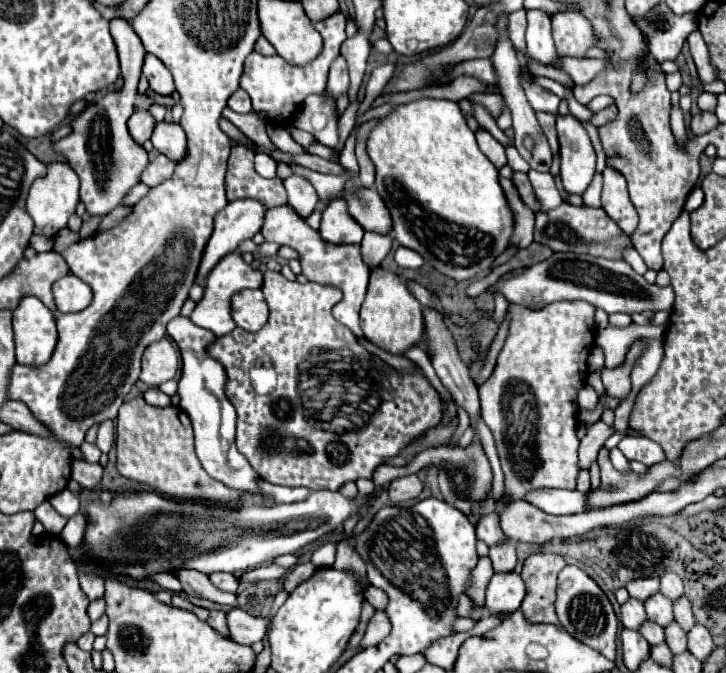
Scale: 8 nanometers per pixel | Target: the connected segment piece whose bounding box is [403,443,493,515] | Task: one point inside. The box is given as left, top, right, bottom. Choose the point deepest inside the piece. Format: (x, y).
(464, 474)

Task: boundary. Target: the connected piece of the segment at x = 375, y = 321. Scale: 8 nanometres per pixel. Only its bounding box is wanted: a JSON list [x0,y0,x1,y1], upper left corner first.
[361,267,425,355]

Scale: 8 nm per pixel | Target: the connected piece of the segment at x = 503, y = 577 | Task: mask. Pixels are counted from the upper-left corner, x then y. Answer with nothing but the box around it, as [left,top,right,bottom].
[485,573,525,615]

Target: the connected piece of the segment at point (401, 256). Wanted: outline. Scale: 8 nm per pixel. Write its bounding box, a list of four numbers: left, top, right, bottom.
[394,247,423,269]

